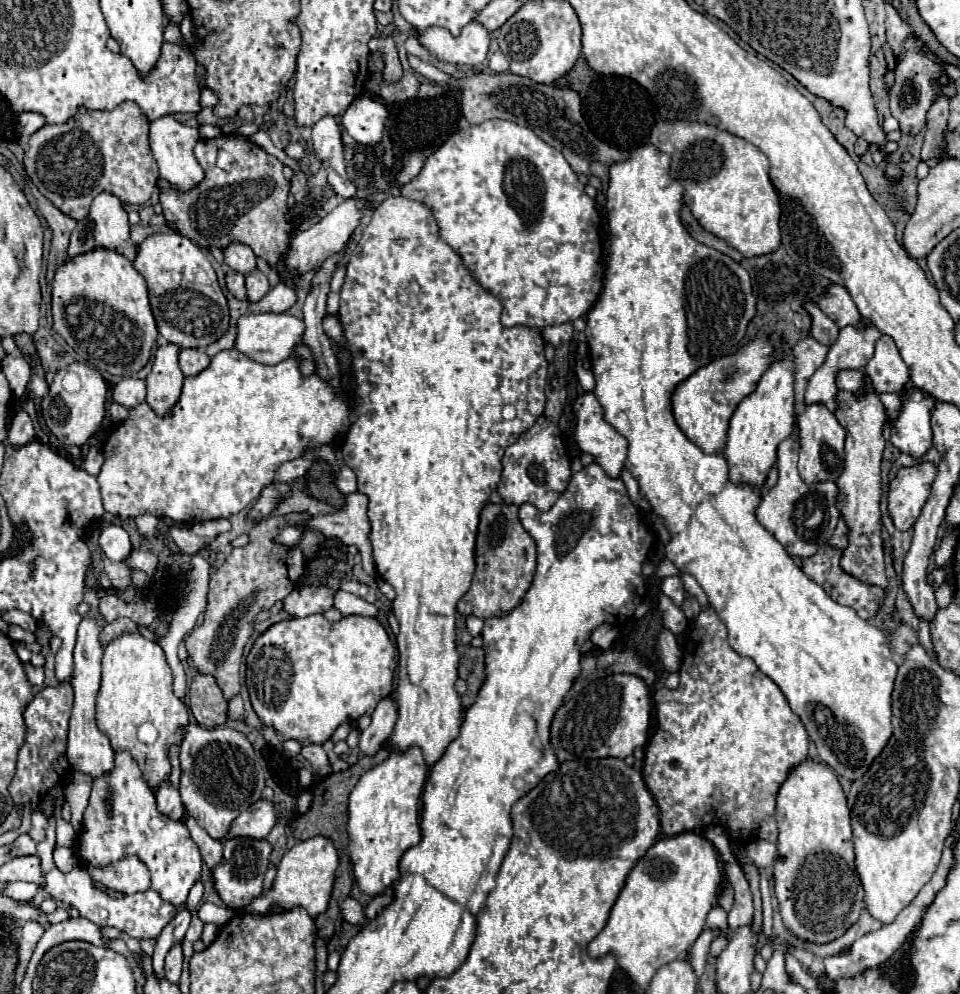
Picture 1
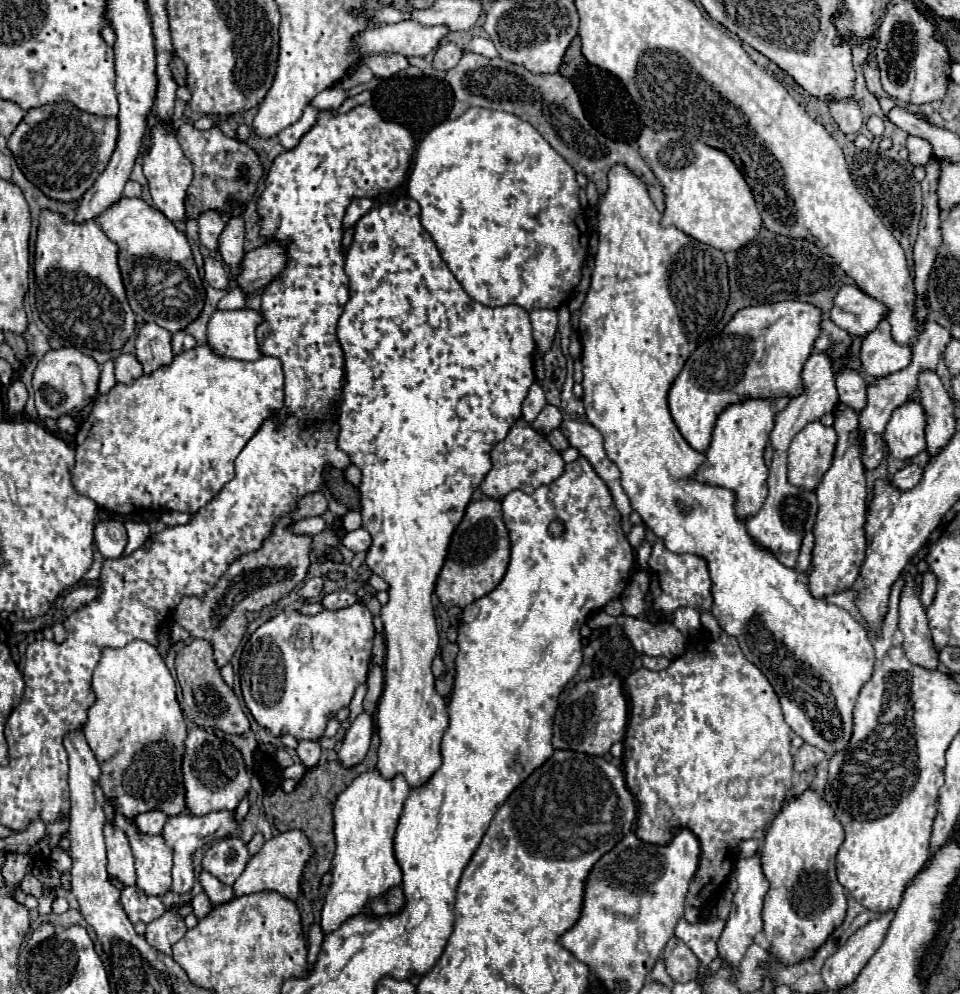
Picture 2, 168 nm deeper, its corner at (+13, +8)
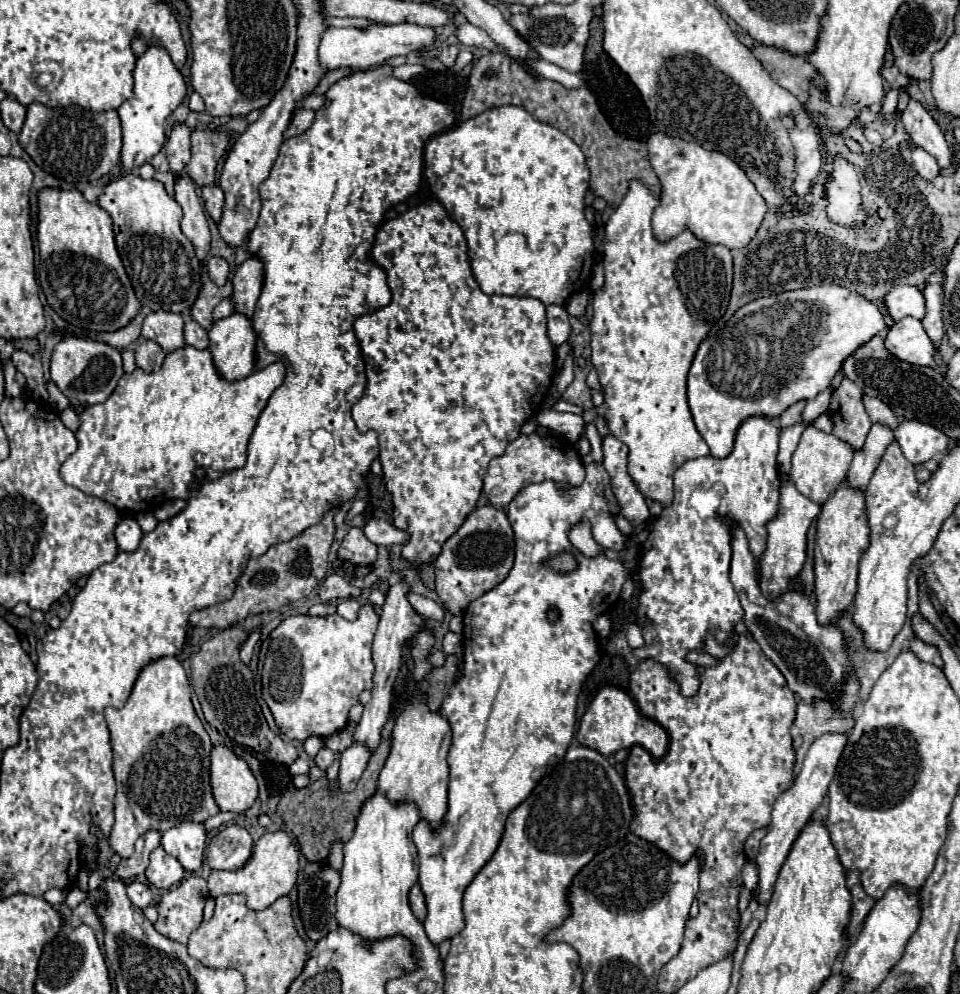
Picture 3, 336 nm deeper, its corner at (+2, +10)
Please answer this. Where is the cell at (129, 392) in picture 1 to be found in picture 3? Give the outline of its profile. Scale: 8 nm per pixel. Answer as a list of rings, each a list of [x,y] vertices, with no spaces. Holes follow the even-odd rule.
[[[141,340],[135,346],[135,364],[137,368],[141,368],[143,372],[155,372],[161,368],[165,360],[165,354],[161,350],[159,344],[151,342],[151,340]]]

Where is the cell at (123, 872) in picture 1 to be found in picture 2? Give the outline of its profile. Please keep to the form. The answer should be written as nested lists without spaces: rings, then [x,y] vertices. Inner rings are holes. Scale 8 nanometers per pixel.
[[[144,640],[128,642],[124,648],[104,648],[102,658],[94,670],[92,688],[96,694],[96,702],[88,710],[84,736],[102,770],[98,784],[104,790],[104,798],[106,798],[103,809],[106,815],[104,837],[108,874],[118,878],[122,884],[132,886],[136,882],[134,856],[132,856],[130,842],[124,830],[112,824],[114,816],[122,814],[128,820],[134,820],[140,812],[150,812],[150,810],[162,810],[166,816],[178,816],[186,812],[184,778],[180,772],[180,764],[184,758],[184,740],[186,740],[188,728],[186,728],[186,720],[180,710],[180,704],[176,700],[176,684],[172,674],[168,666],[164,664],[162,656],[158,654],[156,646]]]

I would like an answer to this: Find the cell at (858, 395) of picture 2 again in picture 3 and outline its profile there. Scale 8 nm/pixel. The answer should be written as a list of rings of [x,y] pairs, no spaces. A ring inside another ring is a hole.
[[[863,394],[863,404],[865,404],[865,410],[873,422],[881,422],[881,424],[887,424],[891,428],[895,428],[899,424],[899,420],[891,412],[891,408],[885,402],[881,402],[879,398]]]

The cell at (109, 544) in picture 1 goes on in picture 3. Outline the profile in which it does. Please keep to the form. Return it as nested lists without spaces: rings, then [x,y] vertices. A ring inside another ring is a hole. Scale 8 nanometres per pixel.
[[[123,518],[115,528],[117,546],[123,552],[135,552],[139,548],[141,538],[143,538],[143,532],[141,532],[137,520],[133,520],[133,518]]]

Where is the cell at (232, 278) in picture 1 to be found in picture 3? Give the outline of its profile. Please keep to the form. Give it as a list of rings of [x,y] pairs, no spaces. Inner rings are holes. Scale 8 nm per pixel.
[[[213,256],[207,262],[207,270],[209,270],[211,280],[217,286],[223,286],[227,282],[227,276],[229,276],[229,262],[225,258],[221,258],[221,256]]]

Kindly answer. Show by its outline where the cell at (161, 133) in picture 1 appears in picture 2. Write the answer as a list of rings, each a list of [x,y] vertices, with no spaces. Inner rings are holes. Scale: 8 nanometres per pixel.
[[[160,122],[152,128],[152,148],[144,156],[144,176],[148,178],[150,194],[156,208],[174,222],[186,222],[184,200],[186,200],[186,188],[192,182],[192,164],[180,150],[174,132],[168,132]]]

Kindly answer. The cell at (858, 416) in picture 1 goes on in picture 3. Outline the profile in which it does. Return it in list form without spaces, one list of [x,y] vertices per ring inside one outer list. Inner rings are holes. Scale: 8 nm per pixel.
[[[847,480],[839,484],[835,494],[823,504],[821,516],[817,518],[817,544],[815,544],[815,596],[817,596],[817,618],[819,624],[837,620],[839,612],[853,604],[857,592],[859,558],[869,548],[871,530],[867,524],[865,492],[853,488]]]

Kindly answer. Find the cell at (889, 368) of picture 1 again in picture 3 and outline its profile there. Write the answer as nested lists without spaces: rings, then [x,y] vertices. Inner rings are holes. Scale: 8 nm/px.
[[[903,318],[895,322],[885,336],[885,348],[903,362],[915,366],[935,366],[935,346],[927,338],[921,320],[917,318]]]

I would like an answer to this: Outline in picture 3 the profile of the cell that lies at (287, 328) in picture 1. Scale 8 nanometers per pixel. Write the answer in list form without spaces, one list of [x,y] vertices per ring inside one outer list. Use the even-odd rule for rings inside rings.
[[[235,312],[221,318],[209,330],[209,350],[223,378],[245,378],[255,370],[257,336],[251,318]]]

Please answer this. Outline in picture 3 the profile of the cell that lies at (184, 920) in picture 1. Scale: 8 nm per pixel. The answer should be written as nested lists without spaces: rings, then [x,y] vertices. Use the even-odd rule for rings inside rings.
[[[189,820],[189,822],[183,822],[175,828],[169,828],[163,834],[161,846],[167,850],[167,854],[175,856],[187,872],[195,874],[203,862],[207,834],[209,832],[205,830],[203,824]]]

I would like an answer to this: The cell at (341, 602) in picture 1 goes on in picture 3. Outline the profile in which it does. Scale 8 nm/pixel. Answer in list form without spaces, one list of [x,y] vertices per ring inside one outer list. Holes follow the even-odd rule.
[[[343,598],[343,600],[337,604],[337,614],[343,616],[345,620],[355,620],[359,608],[361,608],[361,604],[359,604],[355,598]]]

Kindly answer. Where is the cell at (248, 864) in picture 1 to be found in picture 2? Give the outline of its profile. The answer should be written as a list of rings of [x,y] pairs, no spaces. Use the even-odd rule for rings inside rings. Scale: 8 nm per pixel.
[[[228,836],[228,838],[216,840],[204,852],[202,868],[206,872],[210,872],[212,876],[216,876],[220,882],[232,886],[234,880],[246,868],[248,858],[250,858],[250,854],[248,854],[246,842],[236,838],[236,836]]]

